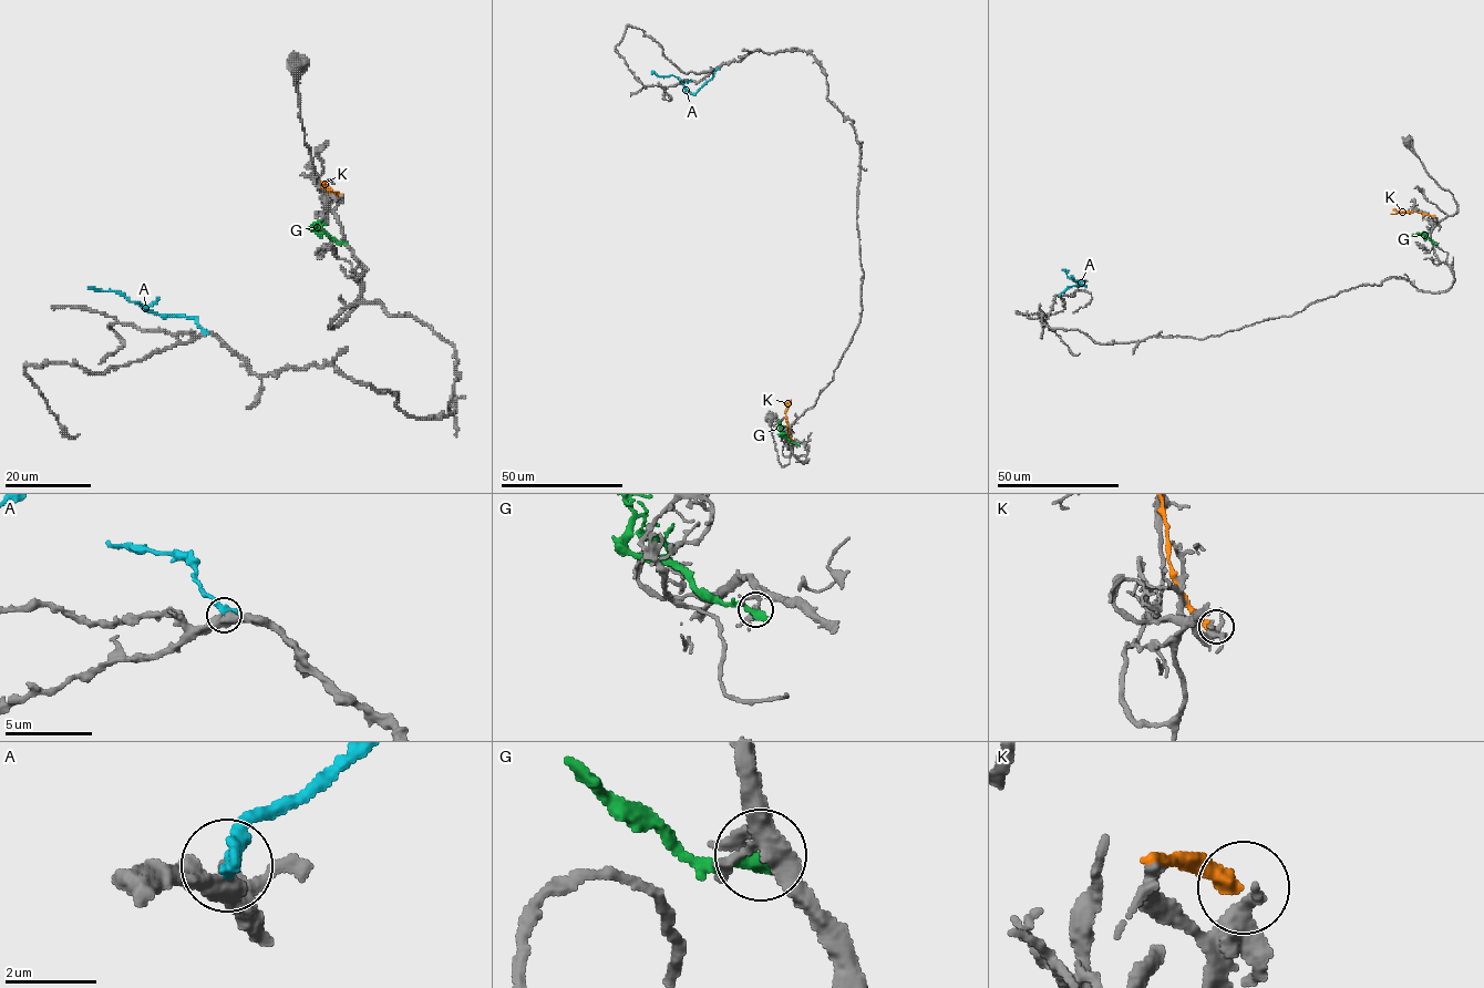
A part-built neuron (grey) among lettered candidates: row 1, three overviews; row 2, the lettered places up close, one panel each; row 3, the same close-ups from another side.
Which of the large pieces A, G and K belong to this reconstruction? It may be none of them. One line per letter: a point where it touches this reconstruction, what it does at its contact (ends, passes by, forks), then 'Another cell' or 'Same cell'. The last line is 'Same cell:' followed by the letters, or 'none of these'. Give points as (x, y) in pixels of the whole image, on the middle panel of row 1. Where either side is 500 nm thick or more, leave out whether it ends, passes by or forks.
A: Touches grey at (718, 69). It ends there. Another cell
G: Touches grey at (797, 444). It ends there. Another cell
K: Touches grey at (795, 443). It ends there. Another cell
Same cell: none of these

